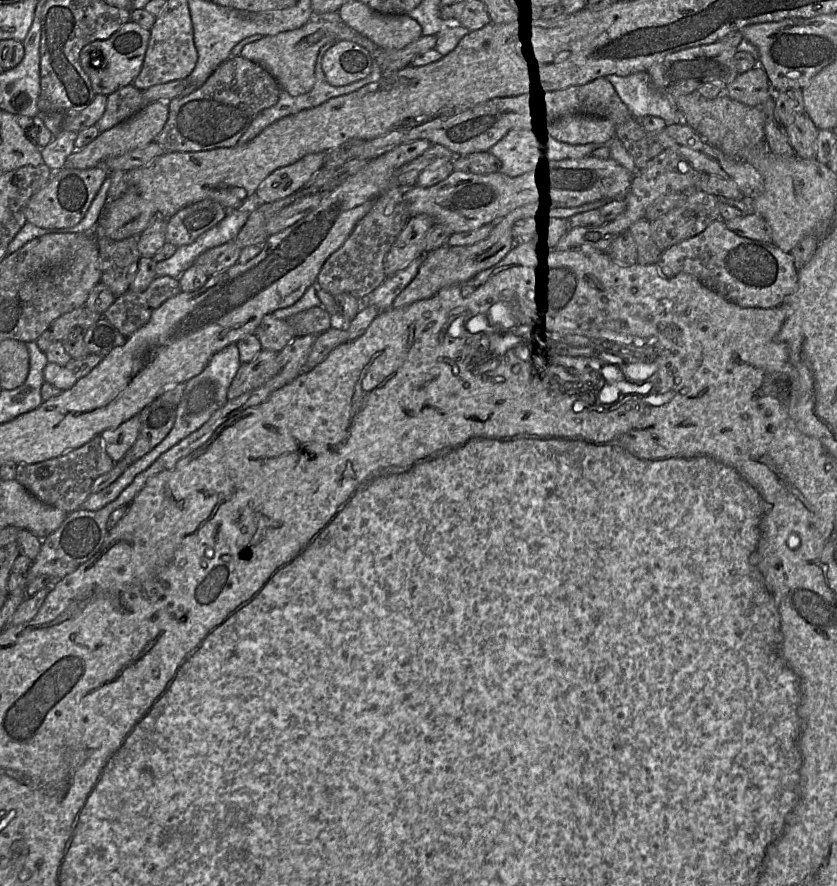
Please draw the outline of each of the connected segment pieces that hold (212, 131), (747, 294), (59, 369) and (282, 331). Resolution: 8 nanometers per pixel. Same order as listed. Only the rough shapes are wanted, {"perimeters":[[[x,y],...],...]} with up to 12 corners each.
{"perimeters":[[[240,56],[167,102],[165,152],[234,147],[277,102],[278,82]],[[722,219],[662,252],[741,307],[777,307],[798,283],[791,253]],[[88,354],[64,366],[48,362],[44,381],[61,391],[70,389],[103,358]],[[266,315],[254,334],[280,352],[296,338],[285,321]]]}

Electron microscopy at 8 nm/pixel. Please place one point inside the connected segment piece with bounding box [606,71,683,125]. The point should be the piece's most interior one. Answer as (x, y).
(636, 90)

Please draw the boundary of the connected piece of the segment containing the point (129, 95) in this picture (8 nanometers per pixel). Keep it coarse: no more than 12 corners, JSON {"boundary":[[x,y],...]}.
{"boundary":[[132,84],[107,96],[95,125],[102,133],[129,119],[148,103]]}

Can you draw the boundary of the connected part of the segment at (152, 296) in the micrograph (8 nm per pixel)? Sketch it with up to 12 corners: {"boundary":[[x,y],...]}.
{"boundary":[[157,276],[117,297],[103,317],[128,338],[180,292]]}

